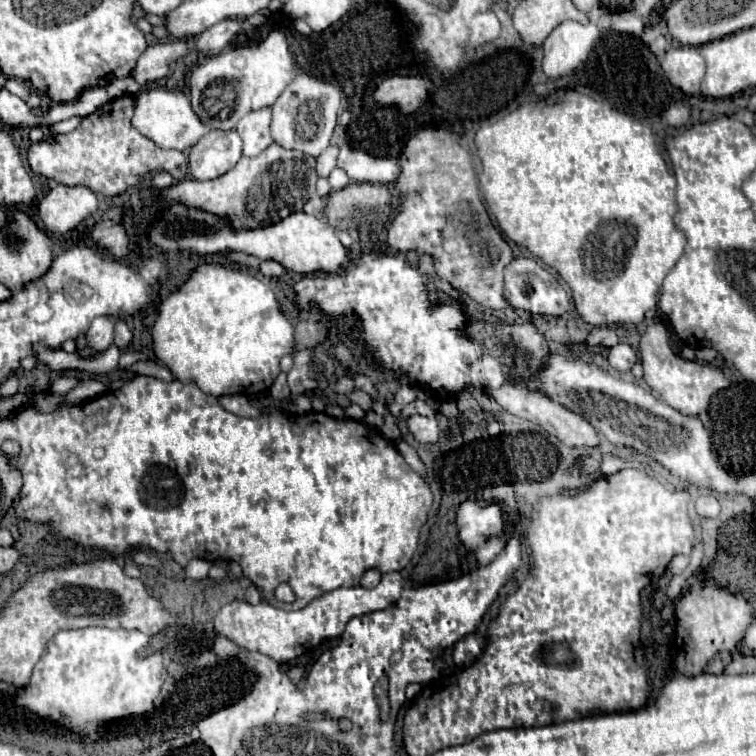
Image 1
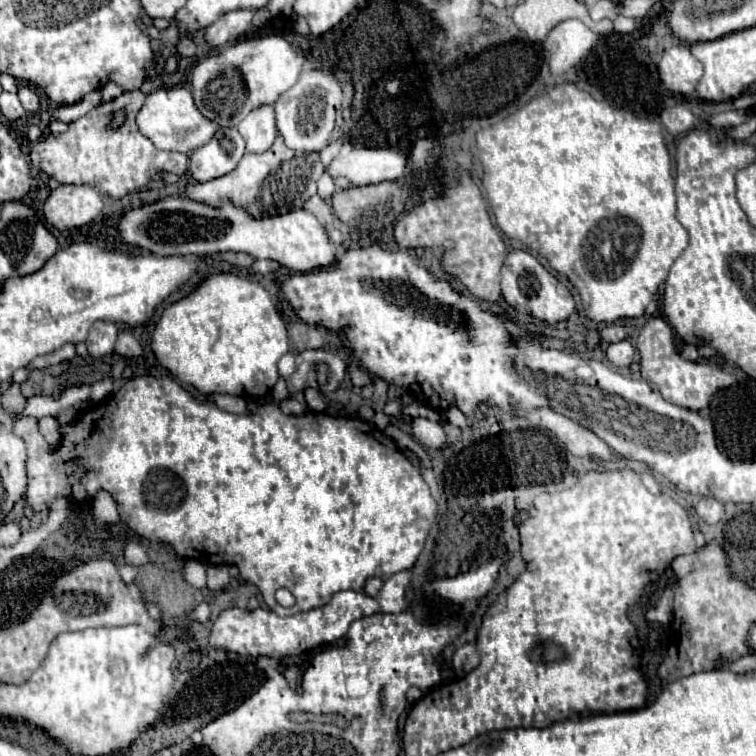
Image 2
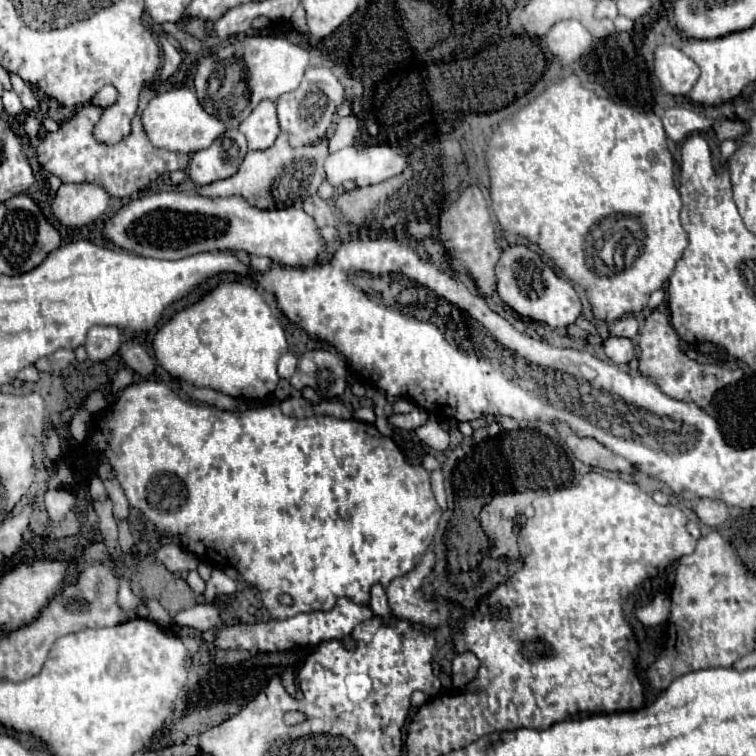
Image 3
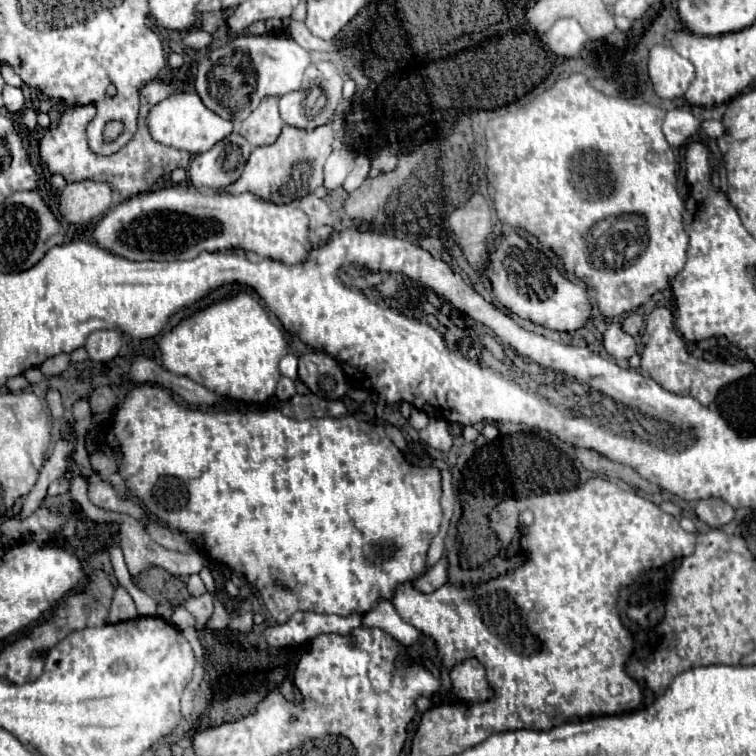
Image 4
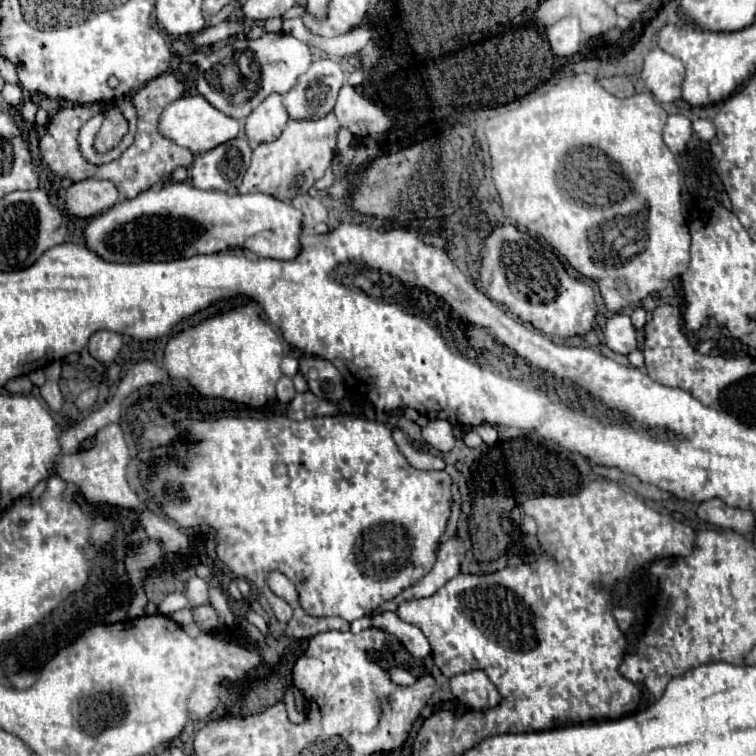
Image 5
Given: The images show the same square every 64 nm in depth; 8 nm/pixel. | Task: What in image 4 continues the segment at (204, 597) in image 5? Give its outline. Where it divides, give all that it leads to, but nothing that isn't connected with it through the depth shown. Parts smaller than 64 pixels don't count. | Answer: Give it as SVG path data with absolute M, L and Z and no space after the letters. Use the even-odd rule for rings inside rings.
M192 574L192 576L188 578L186 586L188 586L190 596L202 596L202 594L206 592L206 586L204 586L204 582L200 580L200 576L198 576L198 574Z

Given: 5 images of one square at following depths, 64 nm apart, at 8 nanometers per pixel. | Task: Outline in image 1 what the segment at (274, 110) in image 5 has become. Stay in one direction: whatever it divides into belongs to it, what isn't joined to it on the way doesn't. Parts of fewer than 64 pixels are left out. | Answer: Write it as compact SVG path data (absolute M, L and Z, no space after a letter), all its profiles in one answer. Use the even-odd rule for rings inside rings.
M260 108L260 110L246 114L238 122L236 130L244 142L244 154L246 156L258 156L262 150L266 150L272 144L270 120L272 120L272 110Z

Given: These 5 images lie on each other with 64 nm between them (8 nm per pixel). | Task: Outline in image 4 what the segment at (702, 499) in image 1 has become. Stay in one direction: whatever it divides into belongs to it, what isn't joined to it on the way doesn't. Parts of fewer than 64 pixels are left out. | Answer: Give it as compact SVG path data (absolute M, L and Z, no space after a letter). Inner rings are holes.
M708 498L696 504L696 516L712 528L720 528L734 520L734 508L720 498Z

